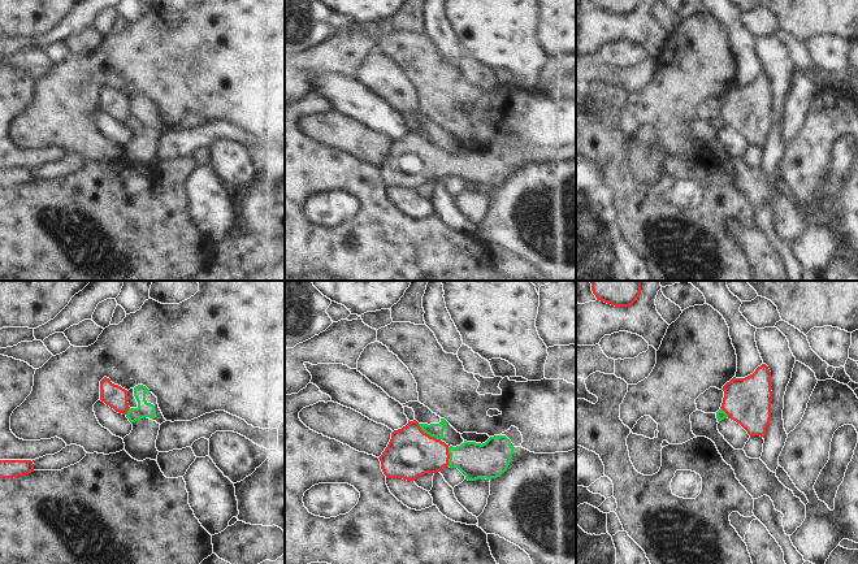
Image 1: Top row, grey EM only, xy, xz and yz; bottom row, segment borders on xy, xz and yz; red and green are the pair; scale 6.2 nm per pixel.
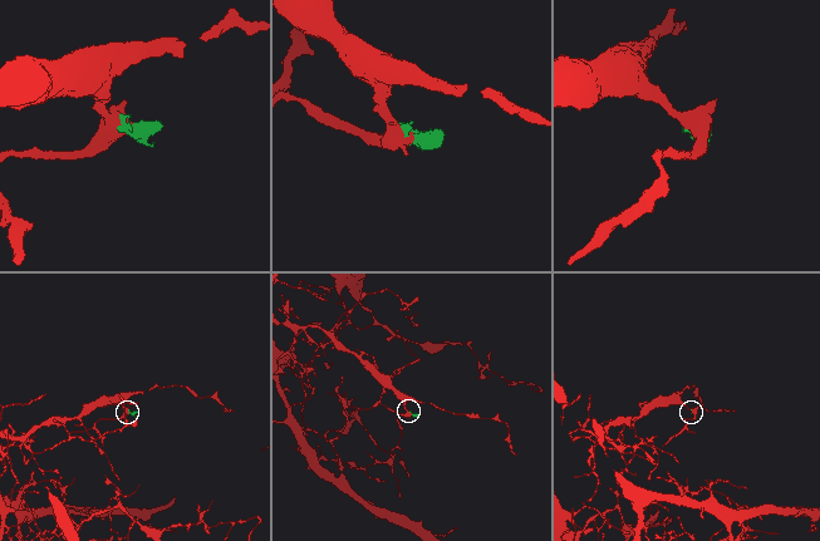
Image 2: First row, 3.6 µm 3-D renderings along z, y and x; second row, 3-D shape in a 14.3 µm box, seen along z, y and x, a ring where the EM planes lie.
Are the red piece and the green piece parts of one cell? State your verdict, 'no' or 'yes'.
yes

